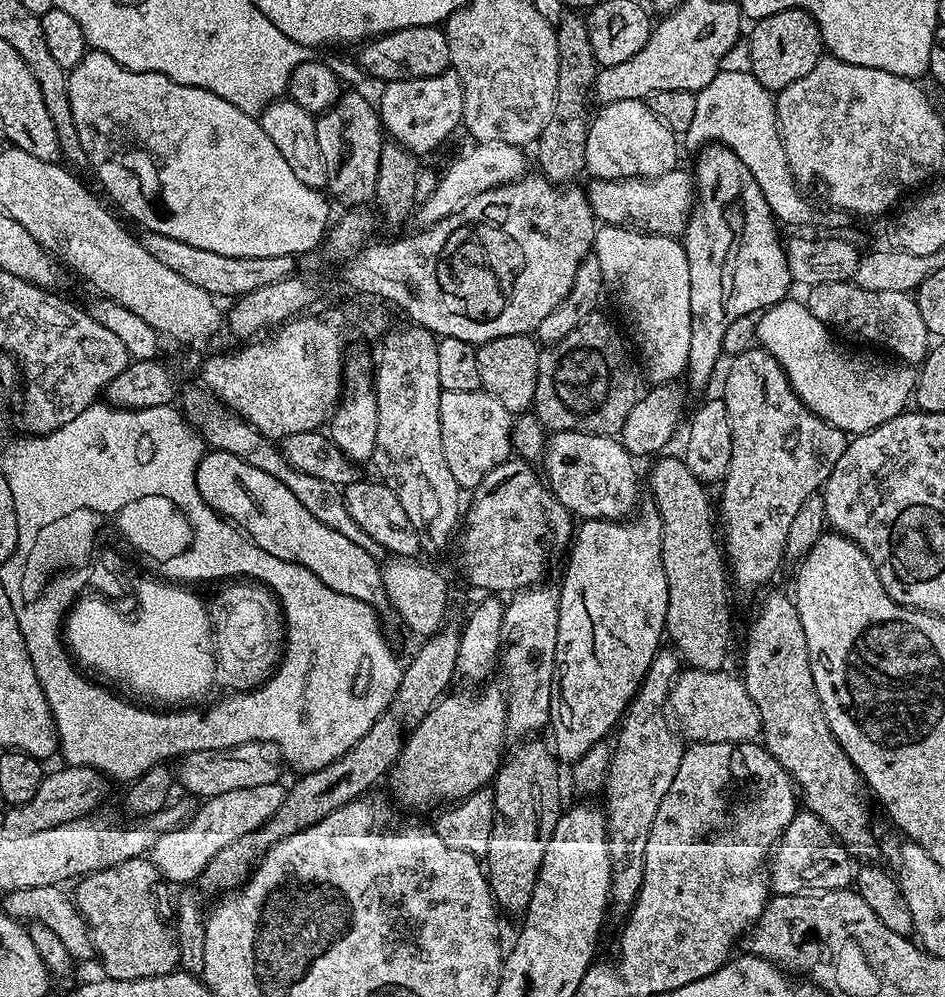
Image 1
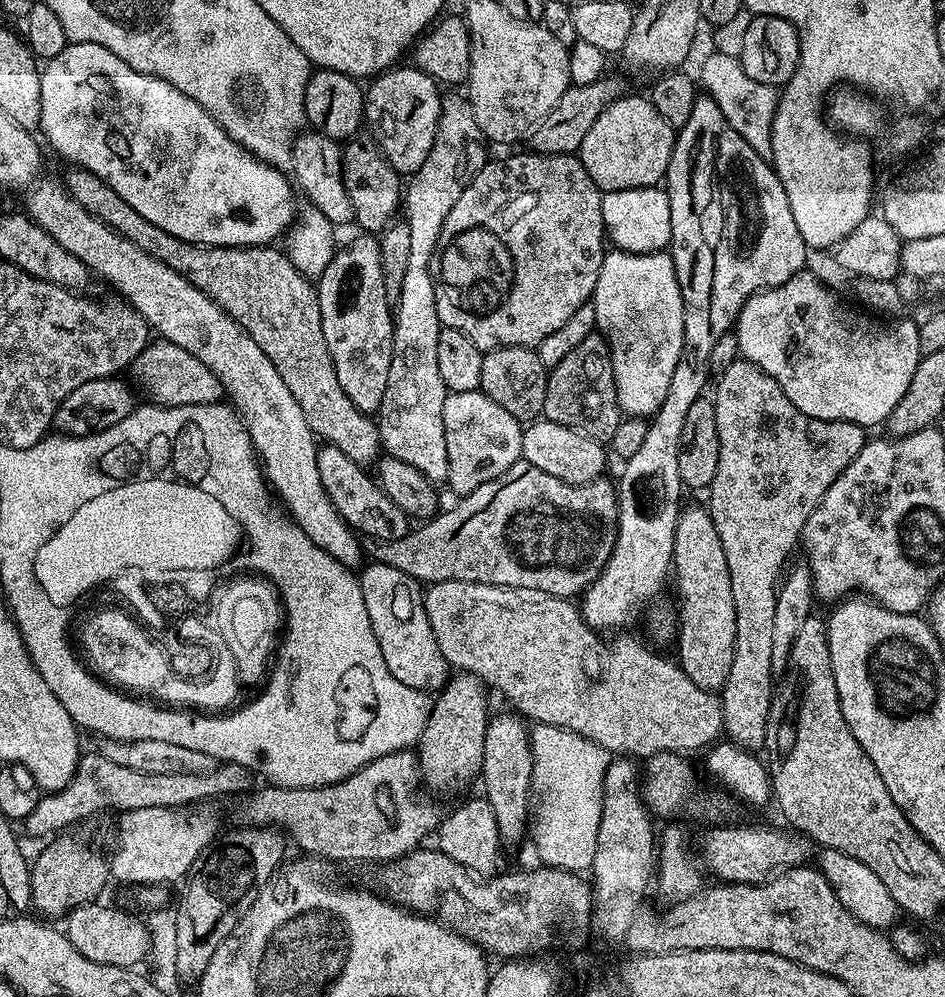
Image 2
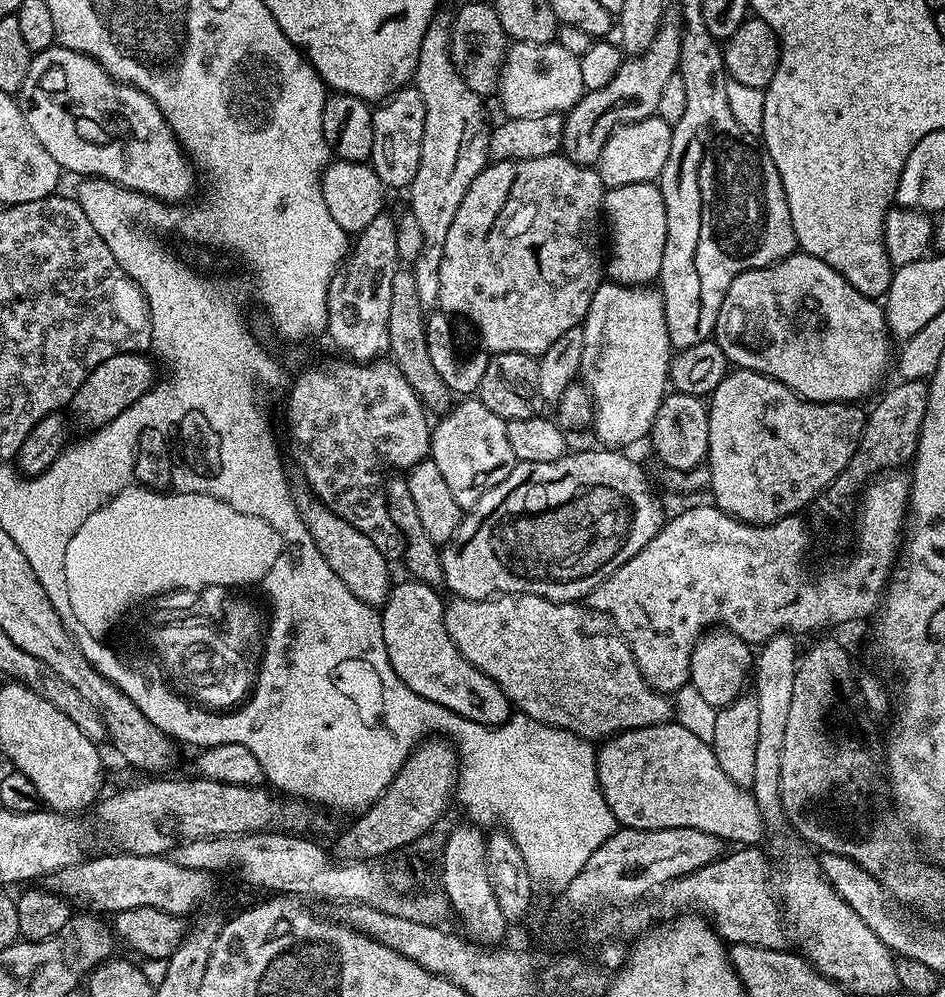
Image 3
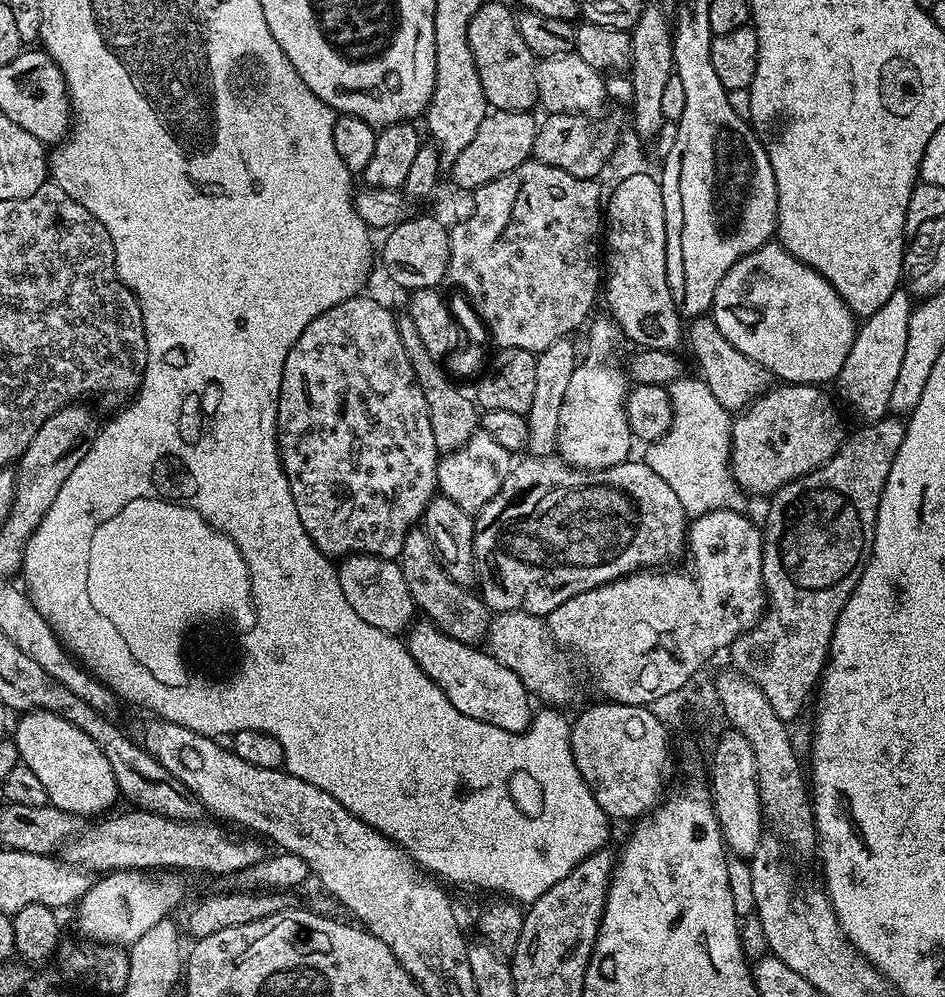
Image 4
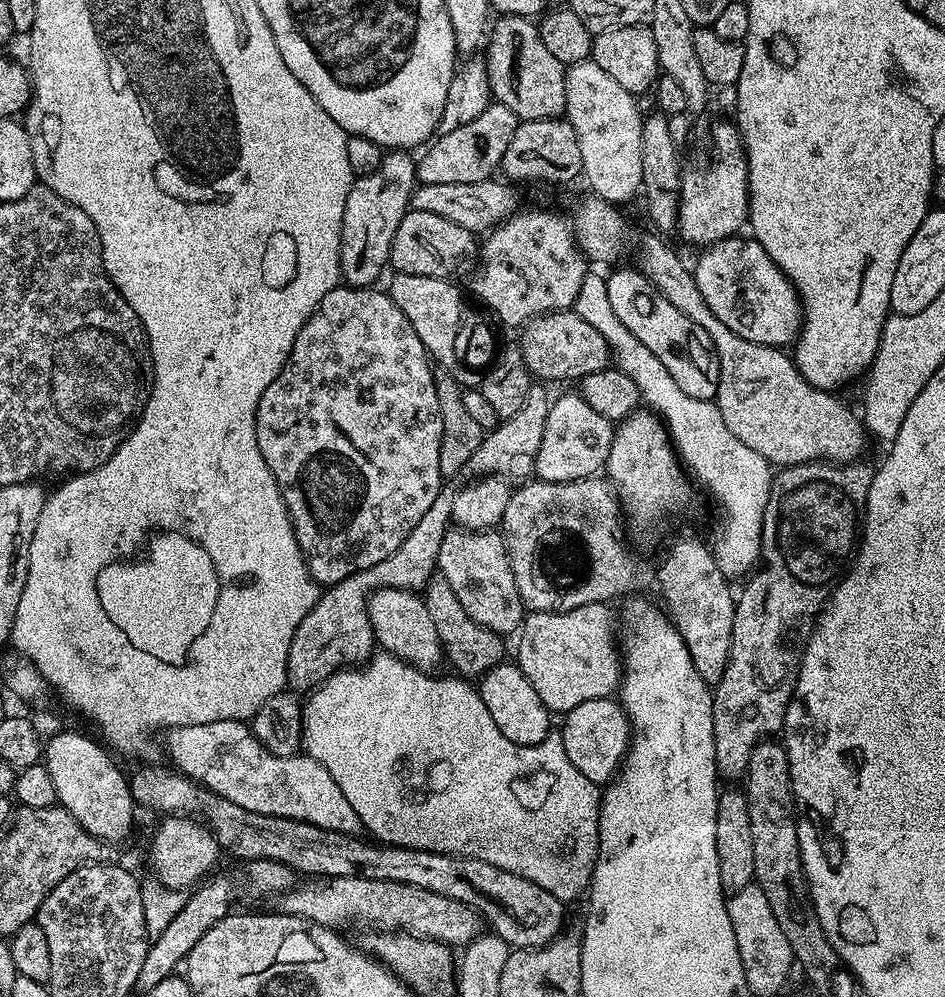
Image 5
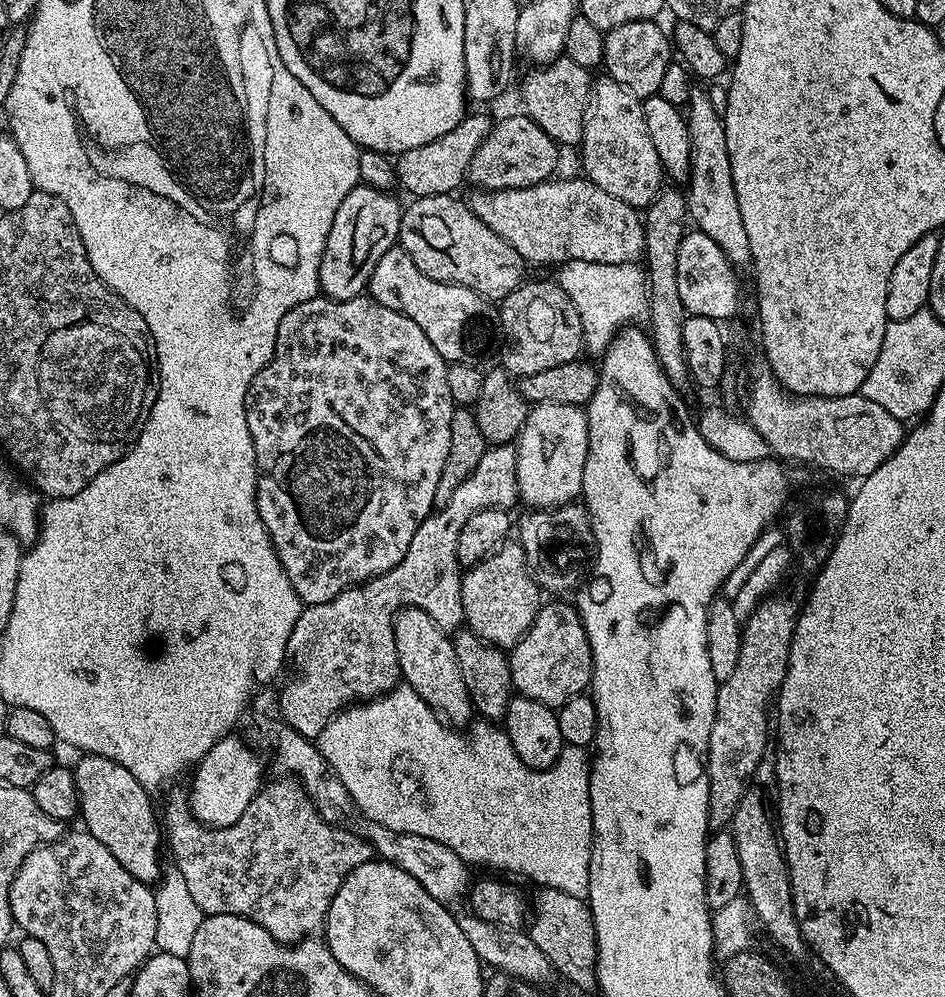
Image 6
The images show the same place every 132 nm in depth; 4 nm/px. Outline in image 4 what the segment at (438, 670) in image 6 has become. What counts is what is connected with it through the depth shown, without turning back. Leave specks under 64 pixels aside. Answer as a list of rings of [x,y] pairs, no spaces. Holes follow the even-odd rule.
[[[363,554],[345,556],[338,564],[338,582],[342,586],[342,594],[346,594],[346,602],[354,606],[354,614],[358,614],[362,622],[370,622],[370,626],[386,634],[400,636],[407,633],[417,619],[416,603],[414,598],[410,598],[406,578],[402,578],[402,570],[395,559]]]

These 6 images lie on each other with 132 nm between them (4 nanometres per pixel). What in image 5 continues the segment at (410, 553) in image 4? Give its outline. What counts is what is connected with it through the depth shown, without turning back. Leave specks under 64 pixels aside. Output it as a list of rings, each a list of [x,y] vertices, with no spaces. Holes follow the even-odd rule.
[[[433,578],[427,588],[422,592],[426,611],[434,622],[434,630],[438,630],[438,638],[444,646],[447,663],[452,663],[457,668],[459,675],[464,678],[479,678],[498,666],[505,659],[505,637],[494,630],[486,630],[486,626],[478,626],[470,614],[458,602],[454,590],[450,590],[450,582],[442,578]]]

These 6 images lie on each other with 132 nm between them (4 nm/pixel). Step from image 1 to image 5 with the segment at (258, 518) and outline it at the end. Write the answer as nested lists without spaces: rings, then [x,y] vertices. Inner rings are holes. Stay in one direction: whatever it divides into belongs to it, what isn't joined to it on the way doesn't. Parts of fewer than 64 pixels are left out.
[[[502,662],[486,675],[479,677],[478,691],[482,702],[486,702],[486,710],[490,710],[490,718],[494,718],[494,726],[498,726],[498,730],[502,730],[502,734],[506,734],[510,742],[534,746],[541,744],[553,731],[553,713],[548,711],[542,698],[538,698],[534,686],[530,686],[526,674],[522,674],[516,663]]]

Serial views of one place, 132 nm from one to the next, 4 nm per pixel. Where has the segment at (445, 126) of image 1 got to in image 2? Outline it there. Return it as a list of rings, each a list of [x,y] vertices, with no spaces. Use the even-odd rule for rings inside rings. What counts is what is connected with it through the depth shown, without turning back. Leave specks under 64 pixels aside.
[[[393,66],[367,85],[364,94],[364,114],[367,123],[372,123],[371,139],[390,162],[395,172],[411,174],[419,170],[430,154],[430,146],[436,141],[440,117],[441,85],[433,76],[428,76],[415,66]]]

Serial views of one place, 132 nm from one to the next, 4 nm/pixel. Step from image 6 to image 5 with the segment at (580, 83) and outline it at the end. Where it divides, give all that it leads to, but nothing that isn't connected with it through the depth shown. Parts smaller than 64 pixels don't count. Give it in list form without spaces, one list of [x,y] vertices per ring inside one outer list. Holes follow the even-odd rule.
[[[500,16],[497,21],[486,36],[486,63],[493,101],[514,110],[517,121],[557,119],[565,111],[566,65],[546,50],[537,25],[529,17]]]

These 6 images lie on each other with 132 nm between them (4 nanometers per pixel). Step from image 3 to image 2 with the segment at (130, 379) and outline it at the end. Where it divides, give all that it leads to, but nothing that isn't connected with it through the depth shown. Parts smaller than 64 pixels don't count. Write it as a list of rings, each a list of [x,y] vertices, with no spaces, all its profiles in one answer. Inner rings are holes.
[[[163,338],[153,339],[144,347],[142,354],[138,354],[138,358],[132,360],[131,372],[135,387],[141,393],[144,391],[152,399],[149,401],[153,405],[161,408],[177,408],[191,404],[219,404],[225,395],[214,370],[210,370],[206,362],[194,358],[194,354],[182,350],[182,346],[174,346],[174,342]]]

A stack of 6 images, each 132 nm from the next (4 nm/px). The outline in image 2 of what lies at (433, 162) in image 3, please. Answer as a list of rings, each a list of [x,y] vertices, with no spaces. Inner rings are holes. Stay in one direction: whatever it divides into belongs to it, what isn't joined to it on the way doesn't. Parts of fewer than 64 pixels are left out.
[[[445,95],[440,101],[440,117],[438,118],[438,130],[436,131],[436,141],[434,146],[430,146],[430,154],[426,154],[426,162],[422,162],[422,166],[418,171],[411,173],[409,182],[406,184],[406,191],[402,196],[402,219],[410,226],[410,255],[408,264],[406,265],[406,274],[402,277],[402,294],[394,302],[394,319],[392,321],[392,361],[390,362],[390,378],[386,378],[386,394],[382,394],[382,406],[378,413],[378,427],[380,429],[380,443],[383,451],[389,456],[400,458],[402,462],[410,462],[410,466],[414,466],[414,470],[422,470],[422,474],[426,474],[426,478],[433,482],[444,482],[448,478],[448,459],[446,458],[446,430],[442,426],[442,406],[446,402],[449,391],[447,386],[442,382],[442,374],[438,374],[438,334],[441,330],[441,322],[438,318],[438,306],[434,298],[434,282],[432,281],[432,256],[436,252],[436,243],[442,234],[442,226],[446,222],[446,214],[450,214],[450,210],[454,210],[454,202],[458,202],[458,198],[462,198],[462,190],[466,190],[466,186],[470,186],[472,179],[476,177],[485,164],[490,159],[488,153],[489,145],[486,143],[482,130],[478,130],[478,118],[474,118],[474,110],[472,103],[463,95],[448,96]]]

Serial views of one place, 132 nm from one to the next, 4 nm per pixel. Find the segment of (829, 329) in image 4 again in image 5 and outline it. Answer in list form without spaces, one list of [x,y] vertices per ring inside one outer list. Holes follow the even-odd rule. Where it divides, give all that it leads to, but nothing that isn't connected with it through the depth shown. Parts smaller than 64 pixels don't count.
[[[737,234],[731,236],[729,240],[719,240],[717,244],[707,245],[701,252],[704,253],[697,258],[696,264],[694,263],[696,289],[698,294],[702,294],[706,306],[710,306],[718,322],[730,326],[730,330],[746,338],[746,342],[768,344],[771,348],[784,348],[795,341],[802,327],[800,298],[794,290],[792,281],[788,280],[784,271],[772,261],[770,254],[762,250],[757,240],[744,234]]]

